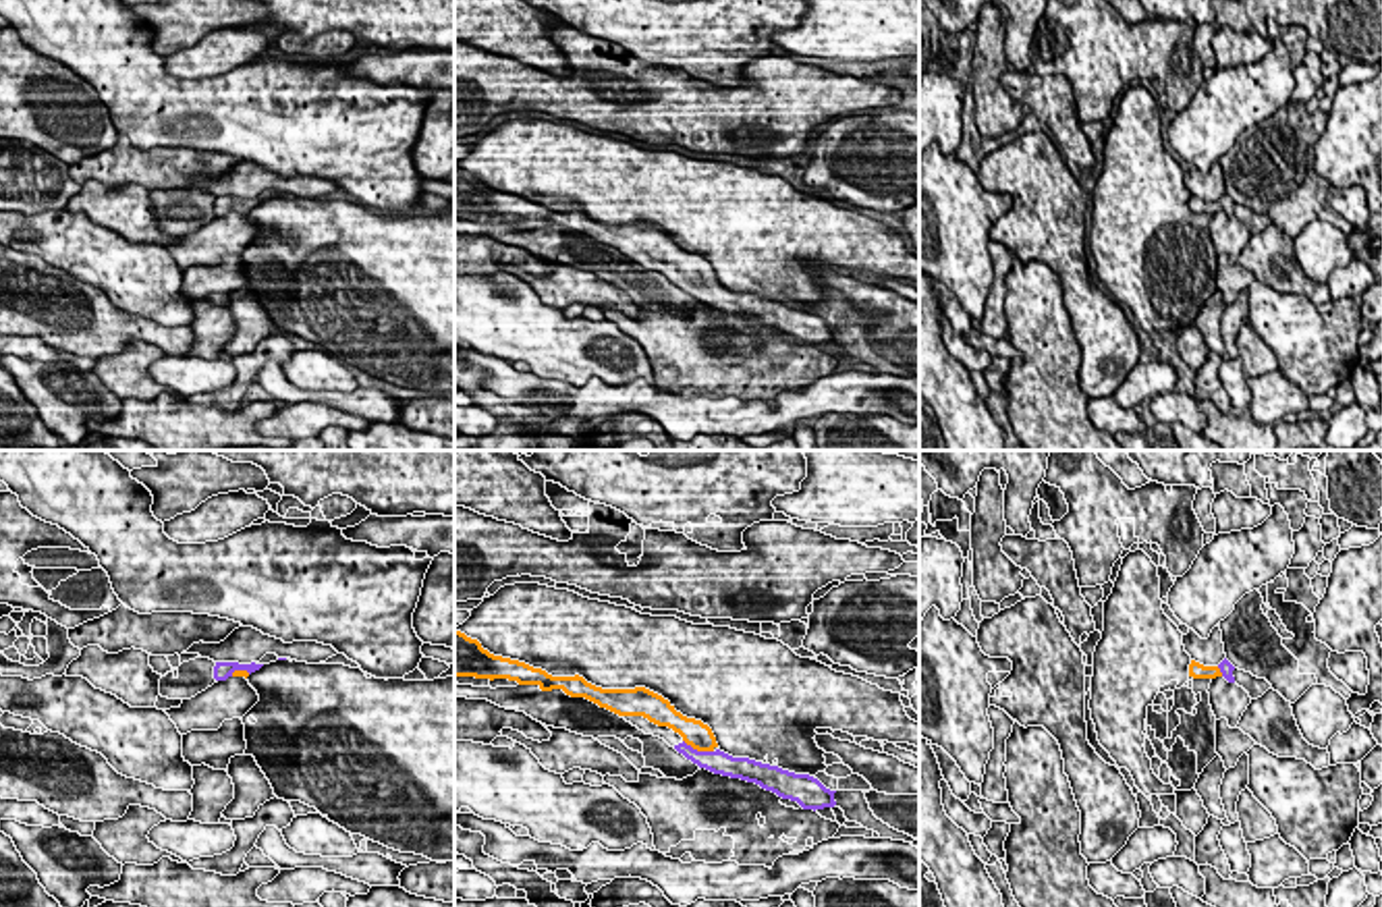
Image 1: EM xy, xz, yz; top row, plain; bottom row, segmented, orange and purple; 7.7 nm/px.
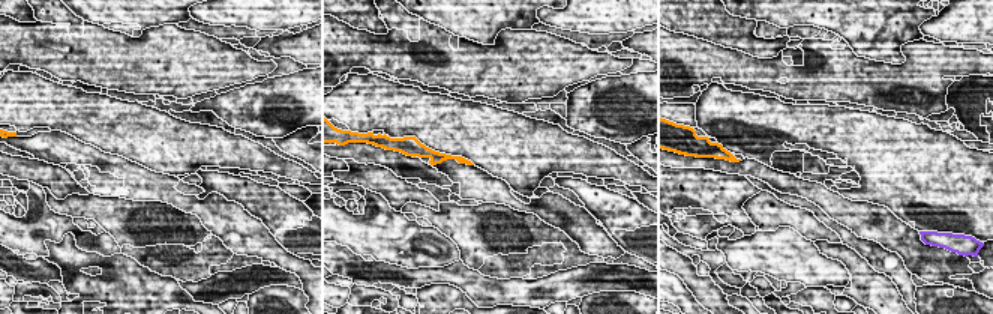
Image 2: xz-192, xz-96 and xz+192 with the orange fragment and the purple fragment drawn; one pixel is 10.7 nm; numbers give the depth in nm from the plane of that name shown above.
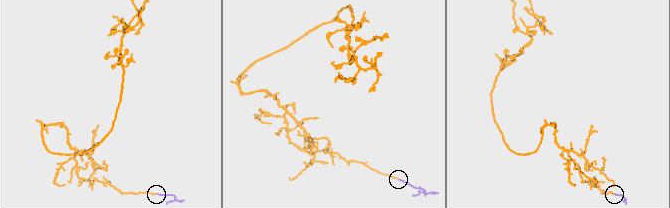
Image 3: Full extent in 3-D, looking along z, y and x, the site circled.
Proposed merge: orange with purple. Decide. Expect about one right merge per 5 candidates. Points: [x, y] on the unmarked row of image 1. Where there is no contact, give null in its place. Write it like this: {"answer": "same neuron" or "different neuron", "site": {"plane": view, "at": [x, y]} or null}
{"answer": "same neuron", "site": {"plane": "xz", "at": [698, 285]}}

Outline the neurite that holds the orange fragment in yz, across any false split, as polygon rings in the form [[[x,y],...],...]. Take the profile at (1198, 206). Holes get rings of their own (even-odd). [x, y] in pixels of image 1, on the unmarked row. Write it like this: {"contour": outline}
{"contour": [[[1226,193],[1218,201],[1204,201],[1195,195],[1191,195],[1191,199],[1189,199],[1189,212],[1193,212],[1193,214],[1224,212],[1228,218],[1235,218],[1233,205],[1235,205],[1235,201]]]}

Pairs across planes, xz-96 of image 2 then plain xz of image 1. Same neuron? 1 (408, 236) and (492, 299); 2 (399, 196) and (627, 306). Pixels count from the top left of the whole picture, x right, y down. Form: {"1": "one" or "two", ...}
{"1": "one", "2": "one"}

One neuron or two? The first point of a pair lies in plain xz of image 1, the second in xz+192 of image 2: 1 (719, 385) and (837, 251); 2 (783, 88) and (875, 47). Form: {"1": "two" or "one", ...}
{"1": "one", "2": "two"}

